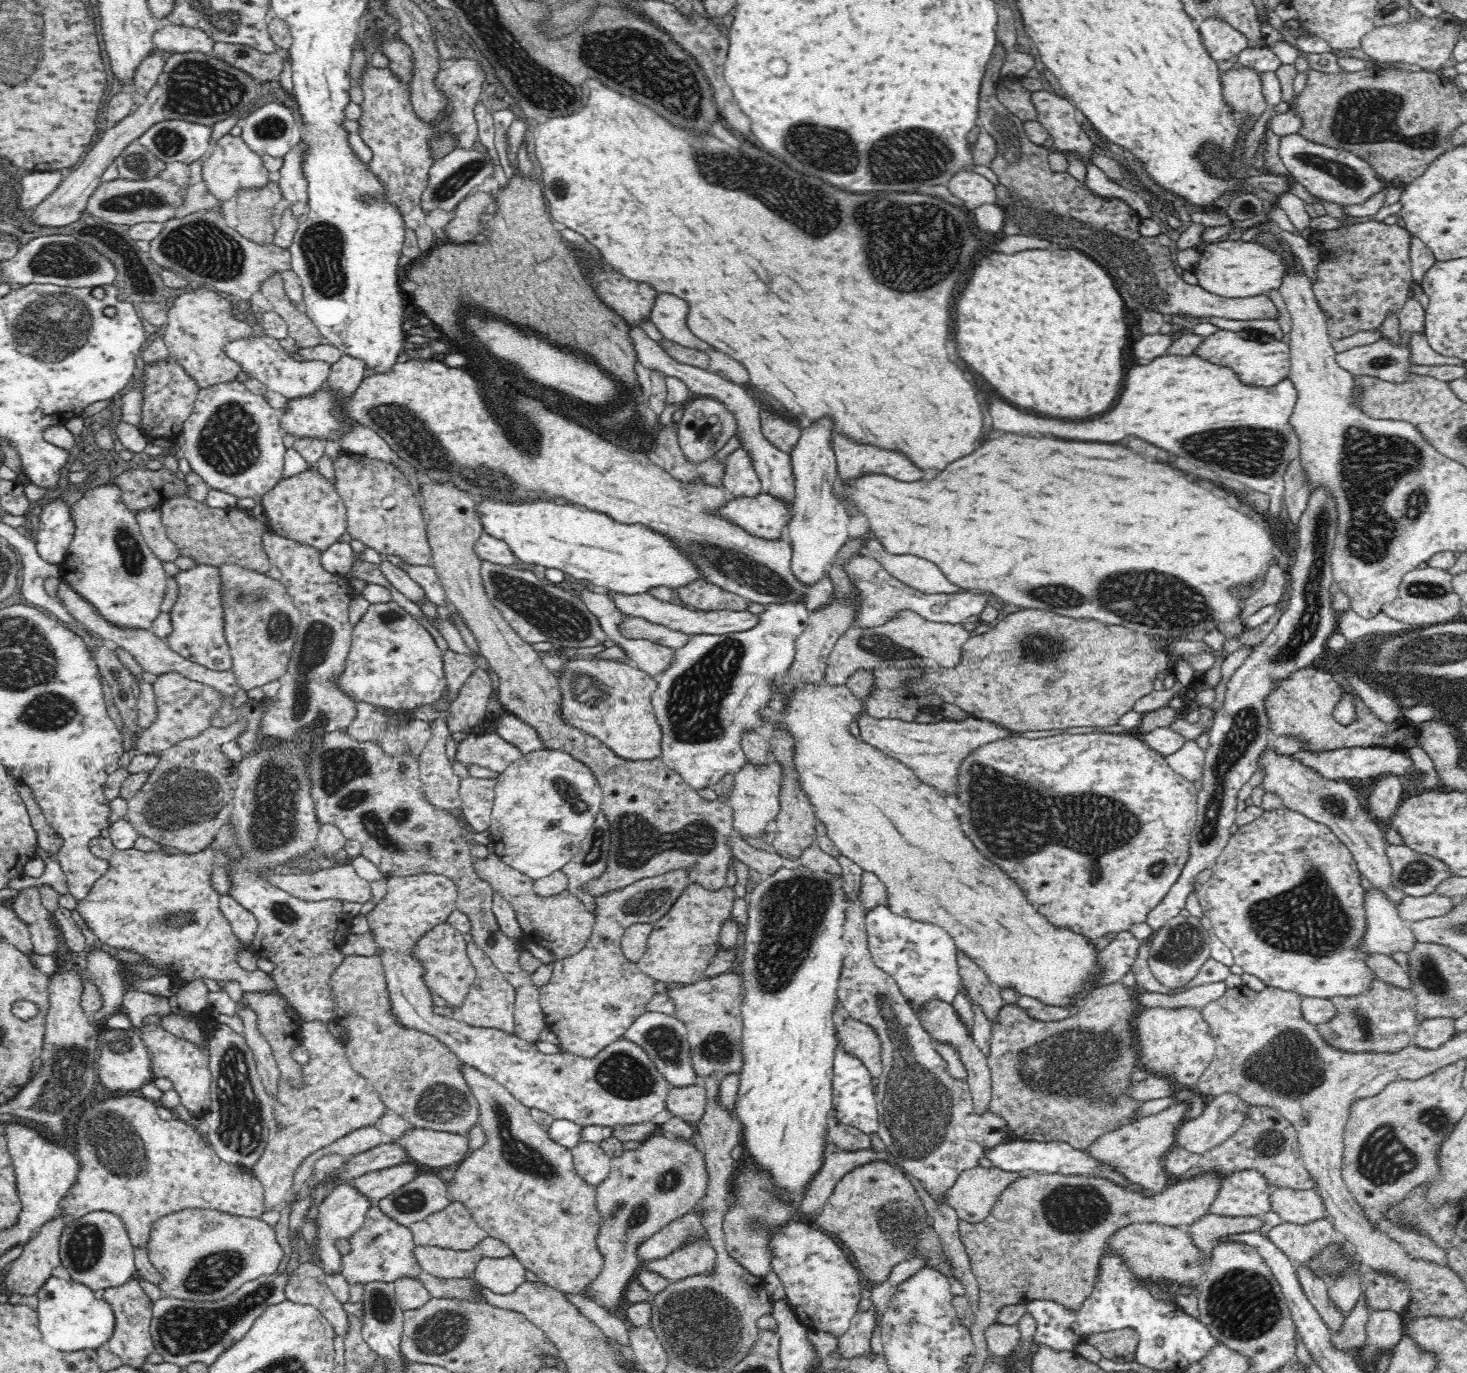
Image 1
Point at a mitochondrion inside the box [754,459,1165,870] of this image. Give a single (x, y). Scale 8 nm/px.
(878, 646)

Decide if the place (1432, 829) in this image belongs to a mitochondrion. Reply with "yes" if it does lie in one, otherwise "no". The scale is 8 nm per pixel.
no

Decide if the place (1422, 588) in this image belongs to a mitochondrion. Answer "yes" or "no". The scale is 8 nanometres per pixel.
yes

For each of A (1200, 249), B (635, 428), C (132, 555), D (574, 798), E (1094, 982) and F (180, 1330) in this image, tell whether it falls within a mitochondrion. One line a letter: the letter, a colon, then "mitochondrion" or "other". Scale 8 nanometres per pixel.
A: other
B: other
C: mitochondrion
D: mitochondrion
E: other
F: mitochondrion

